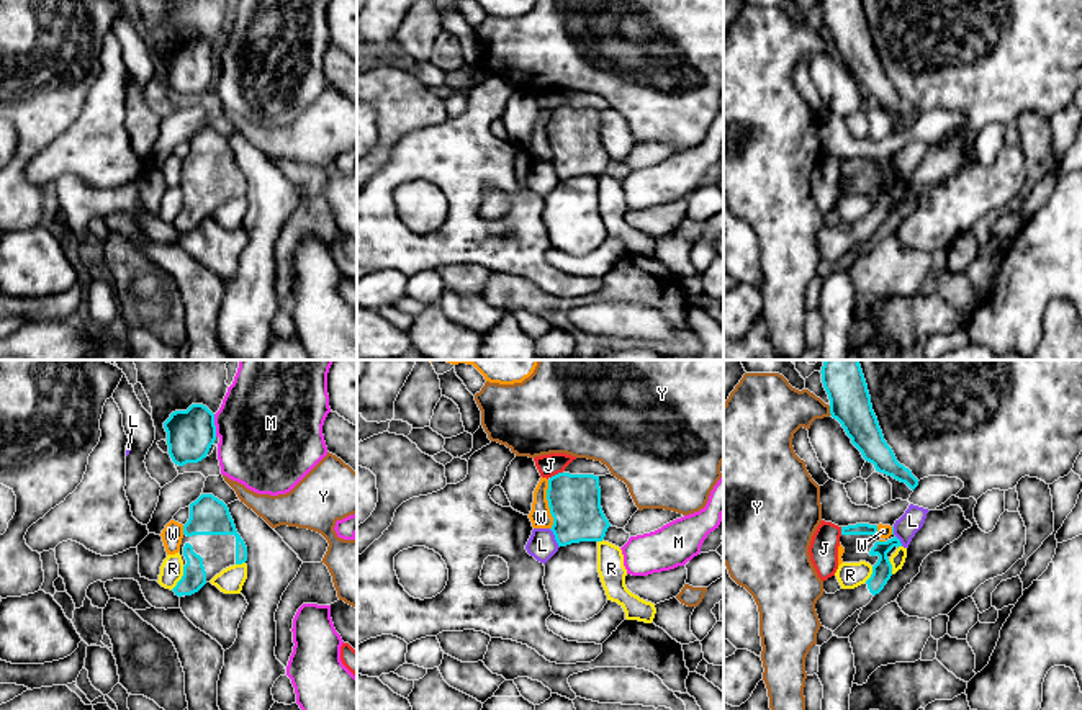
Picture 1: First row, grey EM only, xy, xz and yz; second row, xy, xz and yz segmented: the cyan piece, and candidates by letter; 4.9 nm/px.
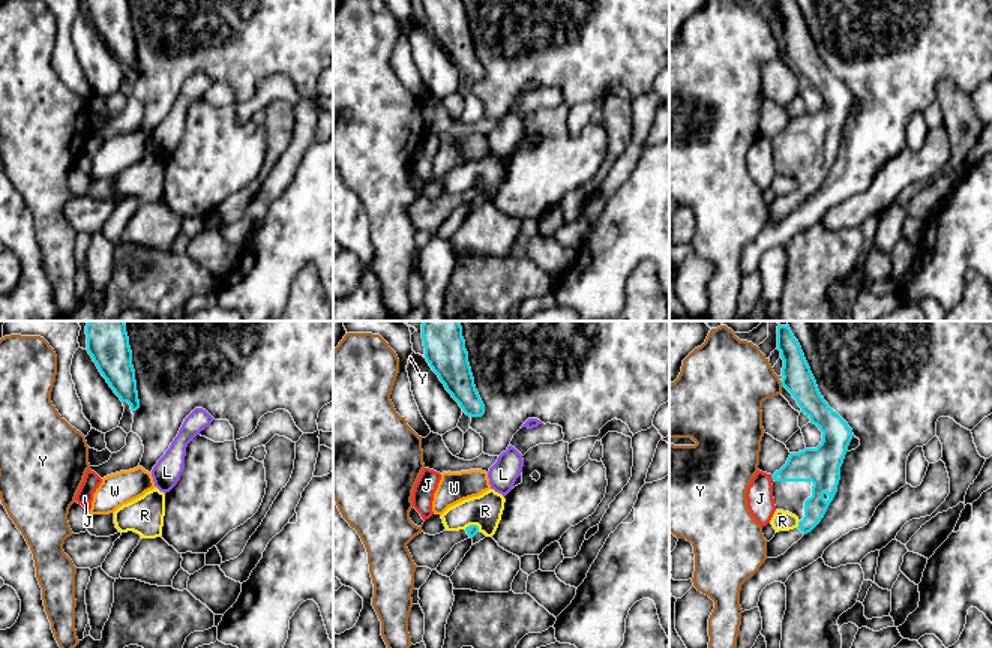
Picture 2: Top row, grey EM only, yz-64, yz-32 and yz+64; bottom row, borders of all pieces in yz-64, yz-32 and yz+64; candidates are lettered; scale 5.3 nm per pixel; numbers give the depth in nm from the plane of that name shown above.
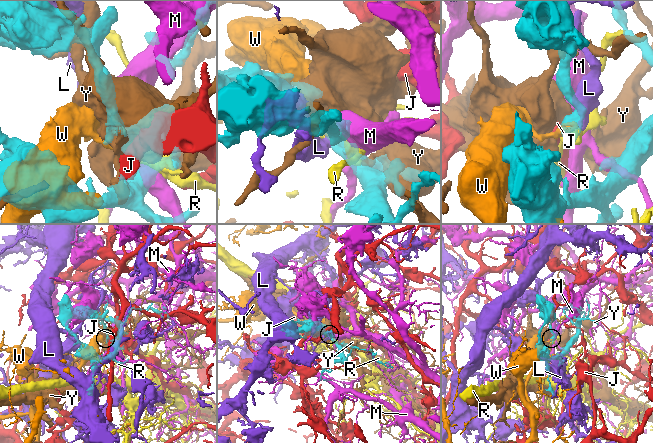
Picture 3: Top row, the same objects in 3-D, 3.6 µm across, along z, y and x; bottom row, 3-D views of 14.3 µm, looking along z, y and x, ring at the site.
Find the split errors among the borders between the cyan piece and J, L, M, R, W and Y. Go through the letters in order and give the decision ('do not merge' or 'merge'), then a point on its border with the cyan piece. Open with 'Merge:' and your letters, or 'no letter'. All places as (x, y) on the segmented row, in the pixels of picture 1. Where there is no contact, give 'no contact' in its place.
Merge: no letter
J: do not merge | xz (555, 475)
L: do not merge | xz (555, 539)
M: do not merge | xy (215, 426)
R: do not merge | xy (182, 578)
W: do not merge | xz (549, 504)
Y: do not merge | yz (830, 411)

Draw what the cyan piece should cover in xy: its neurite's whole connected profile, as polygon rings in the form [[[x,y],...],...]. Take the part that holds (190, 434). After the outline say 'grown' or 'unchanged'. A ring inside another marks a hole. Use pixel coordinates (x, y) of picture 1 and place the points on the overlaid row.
[[[203,404],[172,412],[164,422],[164,429],[169,455],[178,466],[206,458],[216,440],[214,414]]] | unchanged

